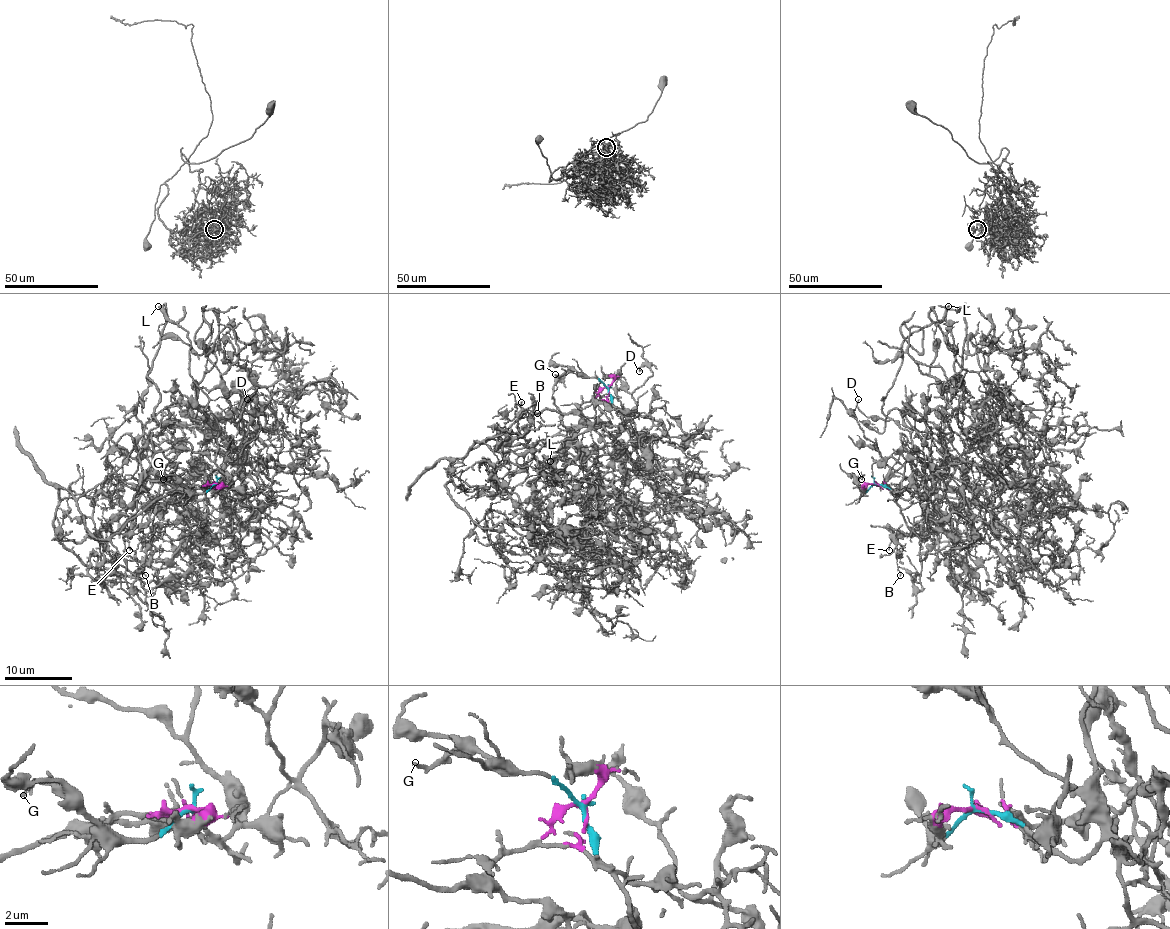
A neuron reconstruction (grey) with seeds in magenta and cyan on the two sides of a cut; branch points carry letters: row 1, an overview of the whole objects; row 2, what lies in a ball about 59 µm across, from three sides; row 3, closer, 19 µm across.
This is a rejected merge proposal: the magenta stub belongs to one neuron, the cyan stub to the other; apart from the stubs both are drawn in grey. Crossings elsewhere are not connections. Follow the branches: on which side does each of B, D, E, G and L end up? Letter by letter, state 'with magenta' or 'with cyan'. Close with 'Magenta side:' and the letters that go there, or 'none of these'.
B: with magenta
D: with cyan
E: with magenta
G: with cyan
L: with cyan
Magenta side: B, E

